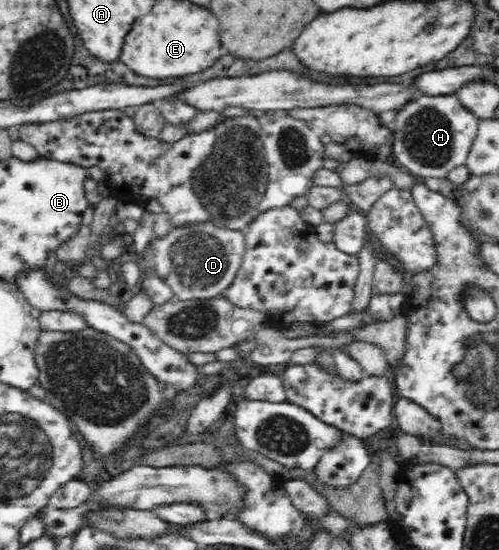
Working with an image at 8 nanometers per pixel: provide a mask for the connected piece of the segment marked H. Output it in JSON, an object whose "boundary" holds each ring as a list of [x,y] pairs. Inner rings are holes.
{"boundary":[[[423,95],[413,105],[397,110],[393,115],[394,121],[390,125],[391,135],[391,159],[400,163],[409,172],[419,179],[447,178],[447,174],[455,167],[463,165],[471,144],[477,135],[480,119],[475,117],[471,110],[465,109],[455,95]]]}

